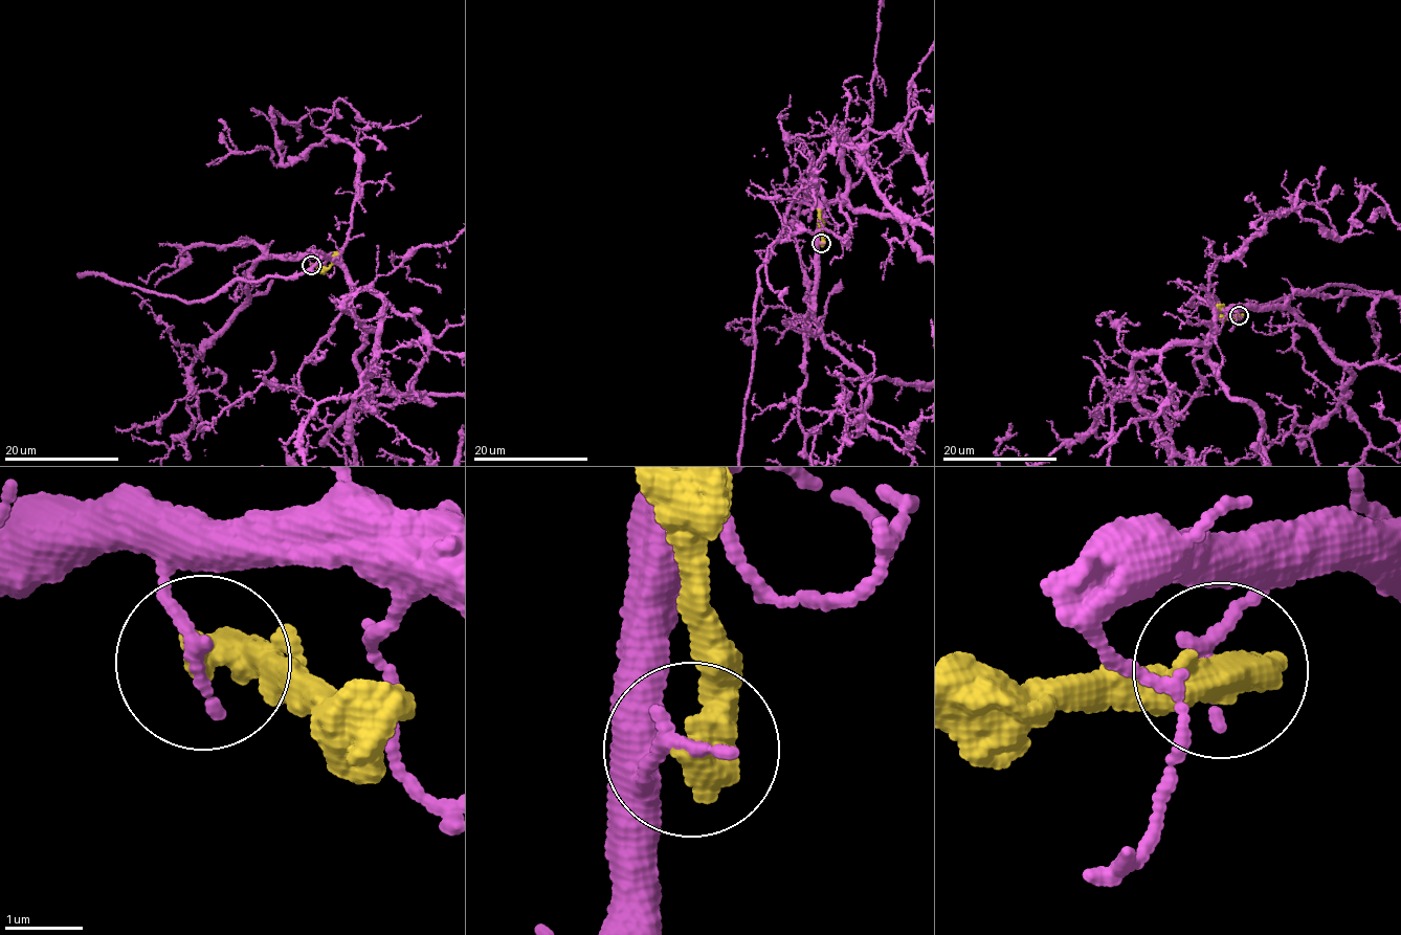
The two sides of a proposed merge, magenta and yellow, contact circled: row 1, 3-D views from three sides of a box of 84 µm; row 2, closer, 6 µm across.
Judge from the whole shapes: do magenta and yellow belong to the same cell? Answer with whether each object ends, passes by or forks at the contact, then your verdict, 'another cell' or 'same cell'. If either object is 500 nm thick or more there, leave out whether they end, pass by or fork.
another cell

